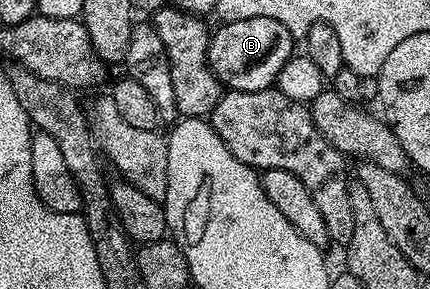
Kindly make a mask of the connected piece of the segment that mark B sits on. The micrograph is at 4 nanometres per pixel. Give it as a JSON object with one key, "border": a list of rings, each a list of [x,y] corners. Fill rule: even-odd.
{"border":[[[244,18],[227,20],[213,29],[208,46],[208,62],[223,86],[232,92],[255,92],[275,87],[284,62],[295,55],[296,38],[276,18]]]}

